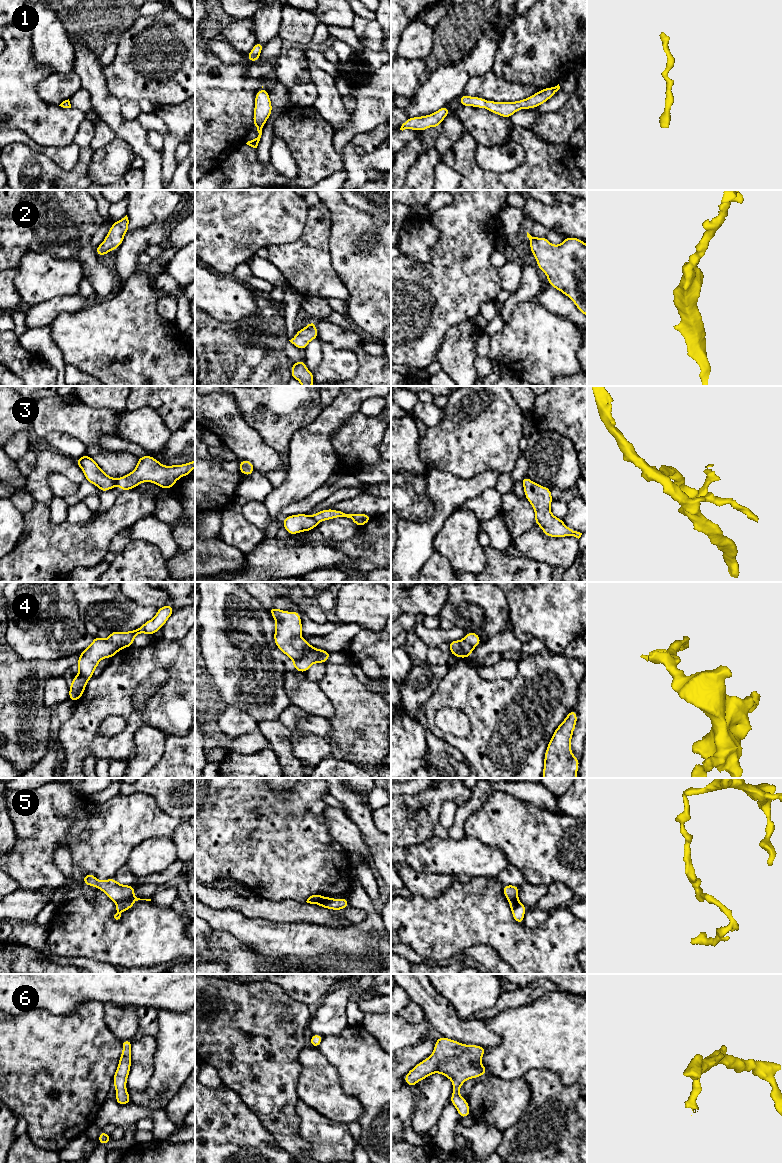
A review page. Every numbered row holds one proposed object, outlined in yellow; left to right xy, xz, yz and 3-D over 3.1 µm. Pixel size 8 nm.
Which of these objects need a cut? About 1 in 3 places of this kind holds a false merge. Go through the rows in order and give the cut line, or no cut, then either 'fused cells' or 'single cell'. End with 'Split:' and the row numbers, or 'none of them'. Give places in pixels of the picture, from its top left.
1: cut none; single cell
2: cut none; single cell
3: cut xz (311, 516), (318, 522); fused cells
4: cut xz (315, 648), (305, 657), (294, 662); fused cells
5: cut xy (134, 896), (117, 903); fused cells
6: cut none; single cell
Split: 3, 4, 5

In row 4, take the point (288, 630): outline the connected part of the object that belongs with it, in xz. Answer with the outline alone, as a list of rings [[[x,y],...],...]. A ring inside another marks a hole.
[[[270,607],[268,610],[276,623],[275,645],[293,662],[306,658],[315,648],[300,637],[302,634],[300,613],[287,612],[275,607]]]

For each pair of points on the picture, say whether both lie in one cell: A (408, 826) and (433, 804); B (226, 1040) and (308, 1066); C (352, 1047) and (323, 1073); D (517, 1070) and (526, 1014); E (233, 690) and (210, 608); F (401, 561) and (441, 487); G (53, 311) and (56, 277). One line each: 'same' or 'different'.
A: same
B: different
C: different
D: same
E: same
F: same
G: different

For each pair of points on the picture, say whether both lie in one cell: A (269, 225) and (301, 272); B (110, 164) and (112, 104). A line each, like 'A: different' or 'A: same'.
A: different
B: different

